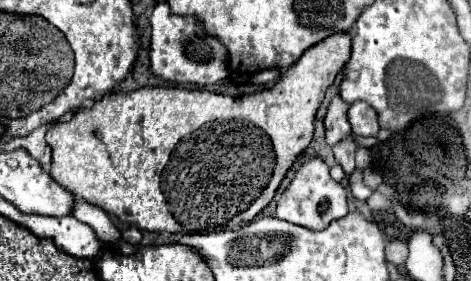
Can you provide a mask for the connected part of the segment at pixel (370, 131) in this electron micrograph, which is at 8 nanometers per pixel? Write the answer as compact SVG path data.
M354 102L350 106L348 122L352 126L352 132L358 134L358 136L376 136L378 130L380 130L376 112L364 102Z

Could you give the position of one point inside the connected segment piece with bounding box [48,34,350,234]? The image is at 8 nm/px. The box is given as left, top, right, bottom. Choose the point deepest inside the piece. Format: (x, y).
(172, 160)

